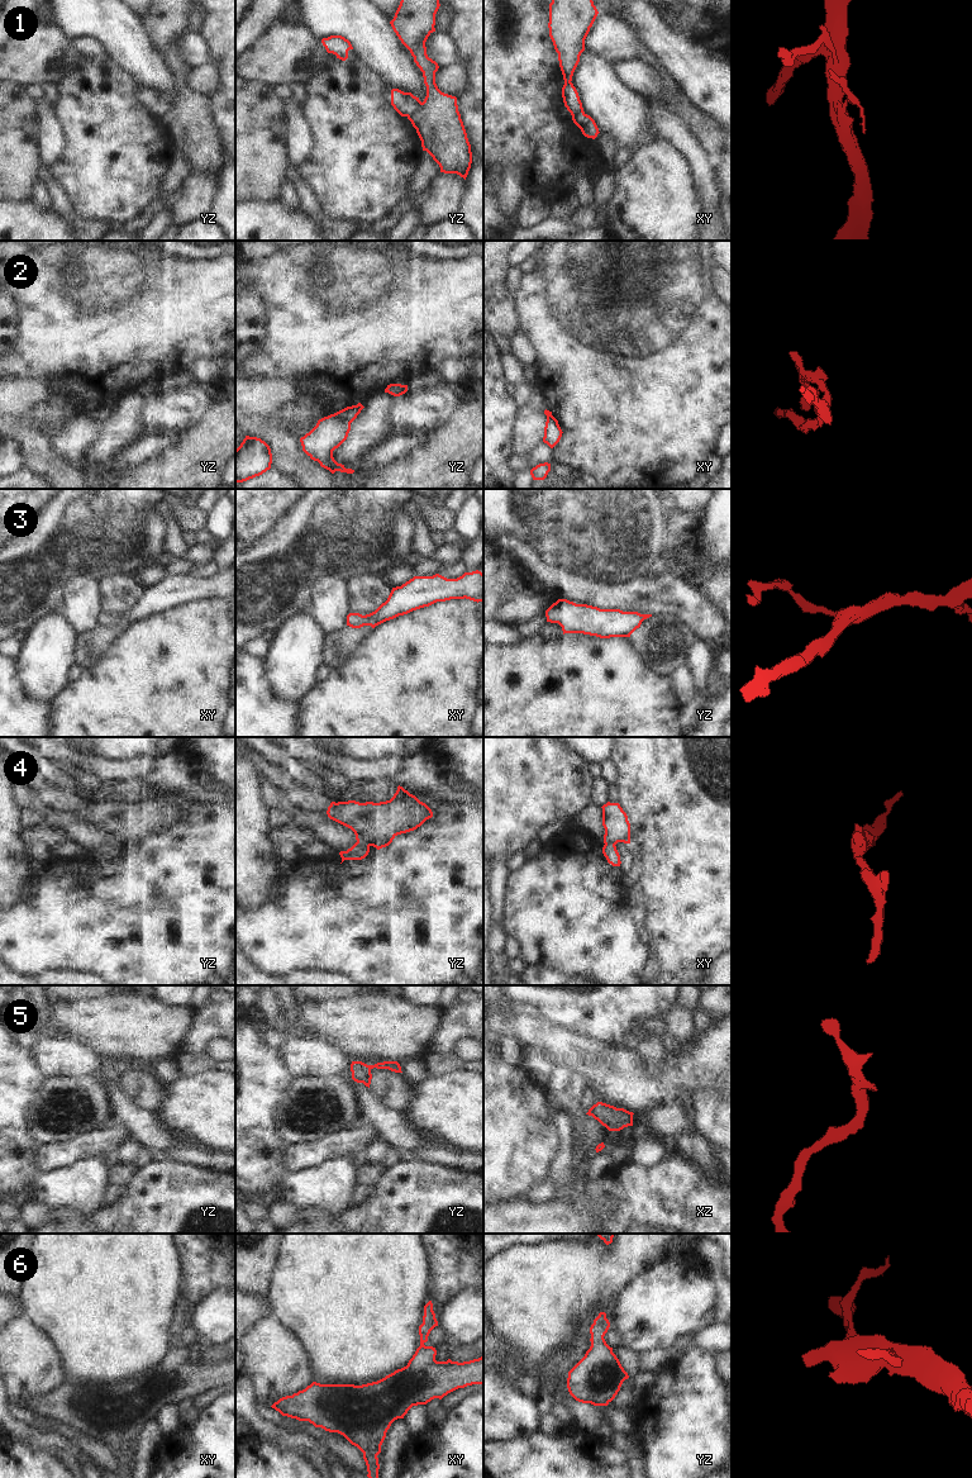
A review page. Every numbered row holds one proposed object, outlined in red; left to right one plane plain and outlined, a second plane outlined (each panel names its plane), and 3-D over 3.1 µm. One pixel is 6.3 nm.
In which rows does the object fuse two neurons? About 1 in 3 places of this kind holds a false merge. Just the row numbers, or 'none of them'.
1, 2

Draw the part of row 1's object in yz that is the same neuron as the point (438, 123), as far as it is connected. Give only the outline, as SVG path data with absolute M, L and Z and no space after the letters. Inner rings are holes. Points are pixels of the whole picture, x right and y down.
M401 0L390 22L401 43L410 51L423 72L427 96L423 106L408 119L440 172L457 174L466 180L472 163L471 144L458 111L457 98L442 92L435 84L439 66L428 57L425 42L435 32L439 0Z

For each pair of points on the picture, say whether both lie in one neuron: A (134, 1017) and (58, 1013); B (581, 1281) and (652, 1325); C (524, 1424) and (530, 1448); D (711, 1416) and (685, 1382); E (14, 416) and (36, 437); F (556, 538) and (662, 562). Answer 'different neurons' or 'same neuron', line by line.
A: same neuron
B: different neurons
C: different neurons
D: same neuron
E: same neuron
F: different neurons

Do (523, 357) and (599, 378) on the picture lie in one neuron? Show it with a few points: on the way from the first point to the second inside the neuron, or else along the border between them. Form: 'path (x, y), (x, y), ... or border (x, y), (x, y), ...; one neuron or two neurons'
border (523, 334), (537, 355), (534, 365); two neurons

